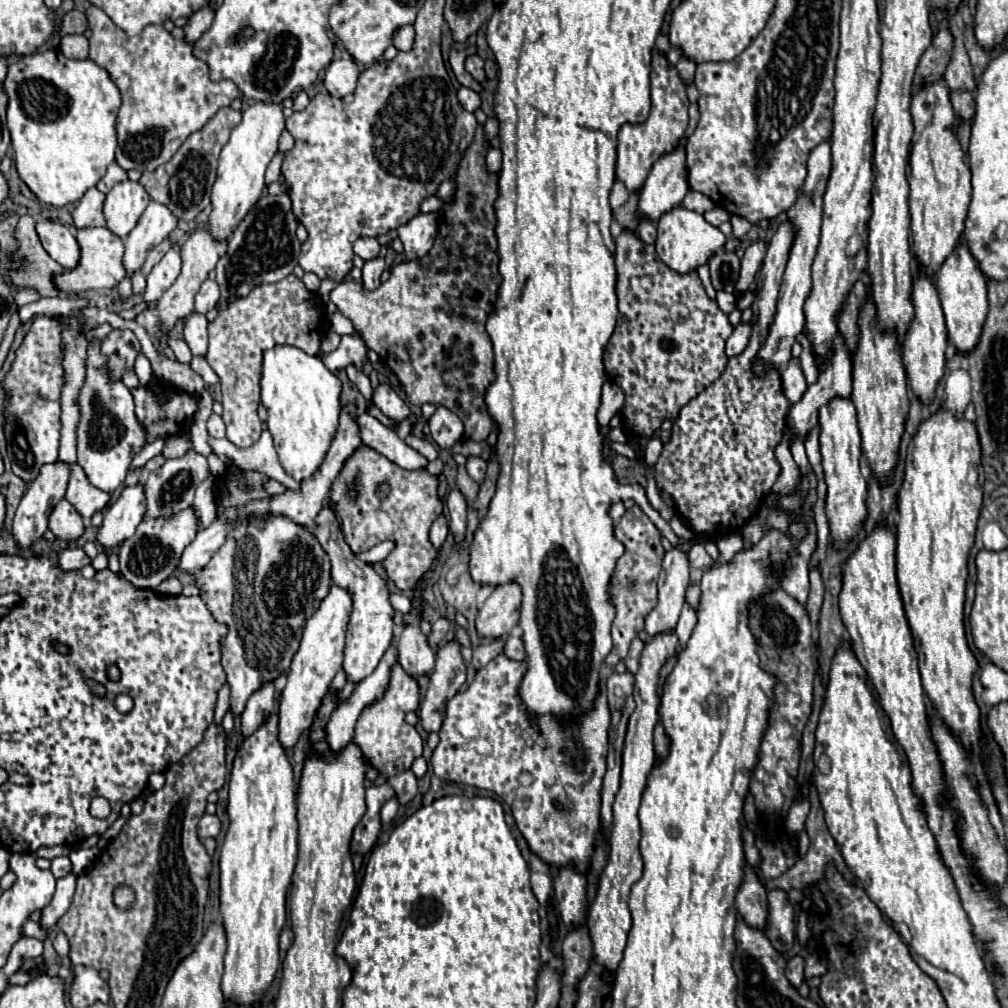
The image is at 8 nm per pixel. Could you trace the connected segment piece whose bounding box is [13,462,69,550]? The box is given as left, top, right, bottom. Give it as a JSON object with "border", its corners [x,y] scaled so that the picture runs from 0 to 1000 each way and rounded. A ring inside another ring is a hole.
{"border":[[[55,458],[53,462],[43,462],[37,476],[33,476],[29,480],[29,484],[27,484],[25,492],[21,494],[21,500],[15,508],[15,516],[13,516],[13,534],[15,534],[15,540],[19,546],[27,546],[43,534],[43,530],[47,528],[49,510],[53,508],[55,500],[61,498],[61,494],[64,492],[66,476],[68,476],[68,462],[64,462],[63,458]]]}

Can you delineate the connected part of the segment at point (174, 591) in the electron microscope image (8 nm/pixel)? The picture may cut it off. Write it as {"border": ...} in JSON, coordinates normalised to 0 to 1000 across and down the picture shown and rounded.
{"border":[[[172,571],[172,573],[166,573],[160,581],[156,581],[154,587],[158,587],[160,591],[176,591],[176,589],[180,587],[180,579],[178,579],[178,575]]]}

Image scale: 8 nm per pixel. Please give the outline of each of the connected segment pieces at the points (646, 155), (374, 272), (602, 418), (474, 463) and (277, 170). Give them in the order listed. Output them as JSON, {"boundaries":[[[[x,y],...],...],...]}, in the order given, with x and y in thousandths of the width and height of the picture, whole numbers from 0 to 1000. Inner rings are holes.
{"boundaries":[[[[652,52],[648,54],[648,62],[646,62],[648,69],[646,69],[646,113],[638,123],[620,123],[614,129],[614,141],[612,141],[612,179],[616,179],[622,187],[622,190],[634,190],[648,167],[648,163],[668,151],[668,147],[672,145],[674,137],[678,135],[680,127],[682,127],[682,107],[684,107],[684,99],[680,95],[680,85],[672,73],[670,67],[662,65],[662,58],[654,56]]],[[[372,256],[372,258],[362,260],[362,264],[360,264],[360,284],[364,288],[372,288],[376,284],[376,274],[380,272],[382,266],[384,266],[382,256]]],[[[600,379],[598,381],[598,393],[596,393],[596,403],[592,409],[592,417],[596,423],[604,423],[604,417],[618,405],[618,387],[608,381],[608,379]]],[[[463,452],[463,468],[469,476],[479,478],[481,472],[481,464],[483,464],[483,456],[475,454],[475,452]]],[[[275,151],[275,155],[271,157],[271,161],[267,163],[265,173],[263,173],[263,181],[265,181],[265,185],[271,183],[271,181],[275,181],[275,179],[279,179],[279,161],[281,161],[281,153]]]]}

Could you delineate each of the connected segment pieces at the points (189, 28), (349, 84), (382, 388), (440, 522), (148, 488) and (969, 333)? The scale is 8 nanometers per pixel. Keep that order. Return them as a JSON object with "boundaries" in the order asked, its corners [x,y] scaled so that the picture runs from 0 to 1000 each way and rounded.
{"boundaries":[[[[199,8],[197,12],[193,12],[184,26],[184,40],[195,42],[199,38],[199,34],[209,26],[211,16],[213,16],[213,12],[209,8]]],[[[334,58],[322,69],[322,89],[332,97],[342,97],[354,85],[356,69],[348,58]]],[[[376,381],[376,383],[372,385],[372,389],[370,389],[370,399],[372,399],[372,403],[378,405],[378,409],[380,409],[382,413],[390,415],[392,419],[402,417],[402,415],[408,411],[408,407],[406,407],[406,403],[402,401],[402,397],[400,397],[400,395],[396,393],[396,389],[394,389],[390,383],[386,383],[386,381]]],[[[436,512],[436,514],[430,518],[430,522],[428,522],[428,530],[426,530],[428,540],[430,540],[434,546],[438,546],[438,542],[439,542],[439,538],[441,538],[443,530],[445,530],[443,514],[441,514],[441,512]]],[[[191,446],[186,448],[182,454],[166,456],[156,468],[148,470],[144,478],[144,496],[146,496],[144,512],[146,514],[172,514],[180,506],[186,506],[191,500],[193,484],[201,476],[205,476],[205,472],[207,472],[205,454],[201,454],[199,450],[193,450]]],[[[951,240],[945,248],[945,252],[939,254],[939,258],[934,262],[934,266],[928,272],[928,286],[934,296],[934,304],[939,317],[939,329],[945,341],[951,349],[959,351],[969,341],[969,335],[975,327],[977,315],[979,315],[979,276],[971,268],[969,256],[963,252],[959,242]]]]}

